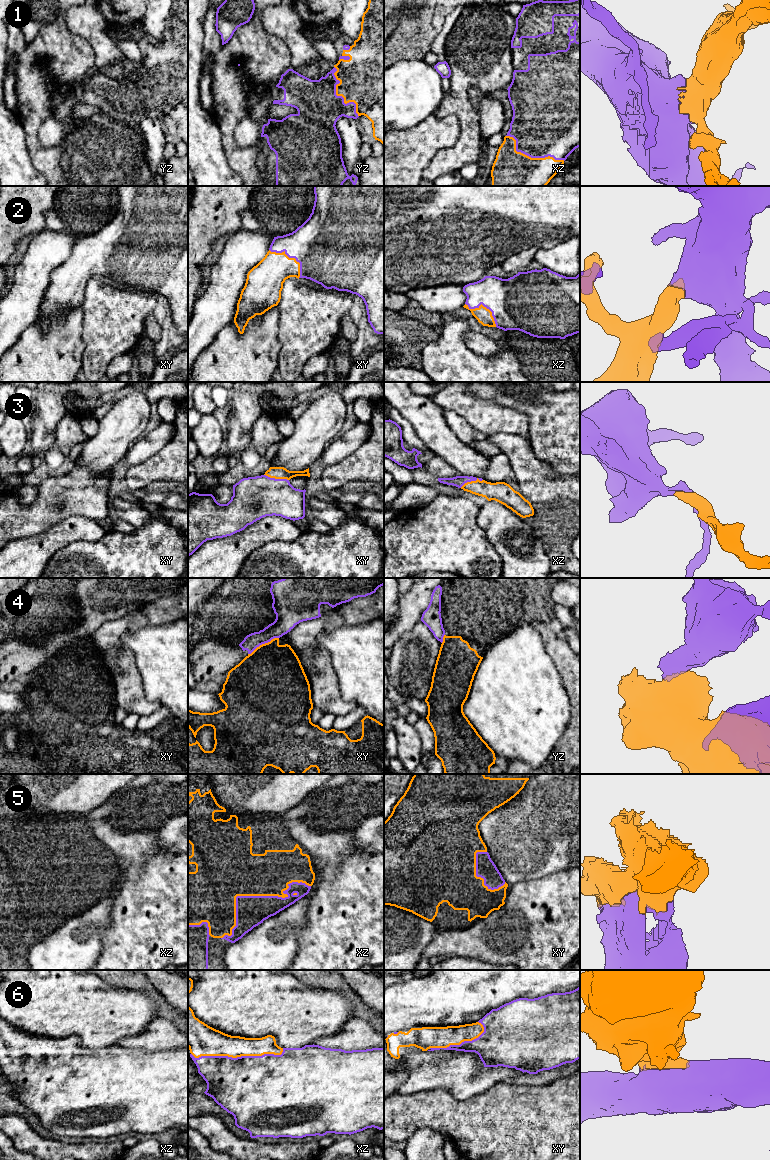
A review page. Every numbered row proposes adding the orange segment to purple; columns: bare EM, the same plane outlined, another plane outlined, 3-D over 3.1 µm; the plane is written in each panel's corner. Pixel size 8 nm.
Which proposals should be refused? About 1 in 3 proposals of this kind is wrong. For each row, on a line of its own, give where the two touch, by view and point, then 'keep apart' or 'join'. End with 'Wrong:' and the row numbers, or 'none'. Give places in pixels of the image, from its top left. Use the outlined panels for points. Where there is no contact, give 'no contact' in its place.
1: contact xz (531, 157); join
2: contact xy (291, 257); join
3: contact xy (276, 479); join
4: contact xy (263, 643); keep apart
5: contact xz (254, 896); join
6: contact xz (238, 1057); join
Wrong: 4

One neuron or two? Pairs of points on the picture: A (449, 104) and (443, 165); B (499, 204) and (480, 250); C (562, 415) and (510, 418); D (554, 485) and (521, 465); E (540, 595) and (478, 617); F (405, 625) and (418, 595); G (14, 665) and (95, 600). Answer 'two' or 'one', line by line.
A: one
B: one
C: two
D: one
E: one
F: one
G: one

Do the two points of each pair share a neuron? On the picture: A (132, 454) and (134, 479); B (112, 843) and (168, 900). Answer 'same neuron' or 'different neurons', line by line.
A: different neurons
B: same neuron

